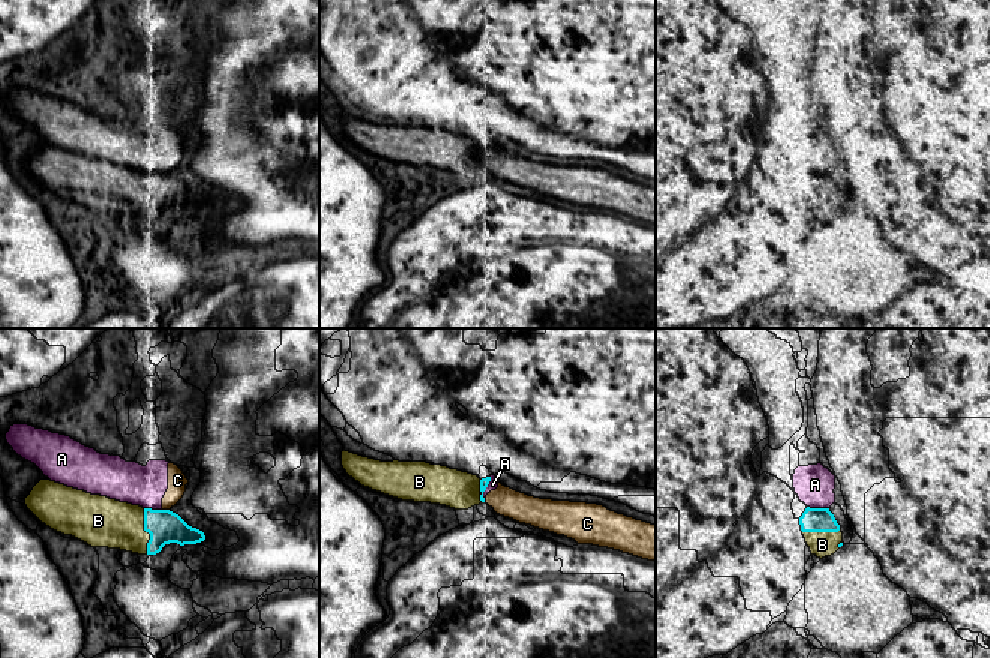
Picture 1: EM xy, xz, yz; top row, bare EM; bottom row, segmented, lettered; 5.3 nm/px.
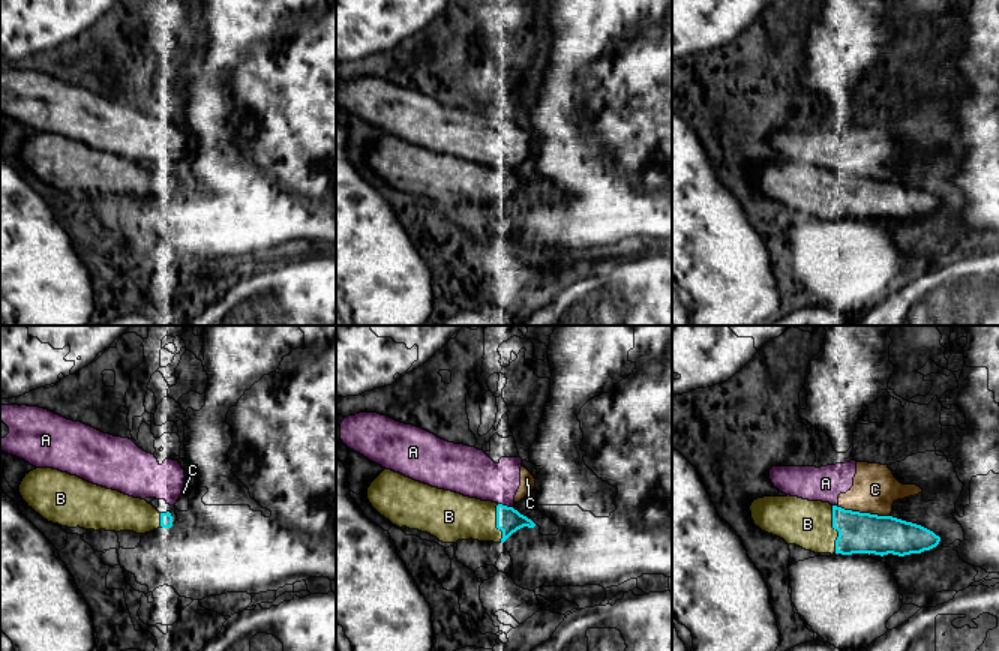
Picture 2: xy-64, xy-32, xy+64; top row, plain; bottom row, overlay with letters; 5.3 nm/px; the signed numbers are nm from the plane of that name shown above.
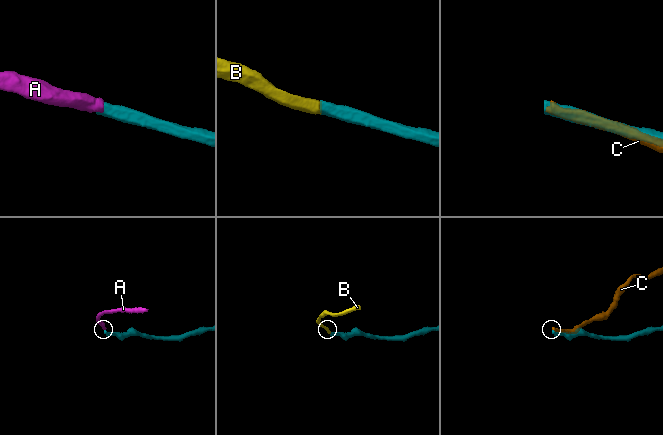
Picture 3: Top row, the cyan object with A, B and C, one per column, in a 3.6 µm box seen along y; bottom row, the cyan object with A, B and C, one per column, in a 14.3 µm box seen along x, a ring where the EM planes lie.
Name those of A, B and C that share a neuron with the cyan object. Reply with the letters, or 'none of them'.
B

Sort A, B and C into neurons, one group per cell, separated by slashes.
A C / B

